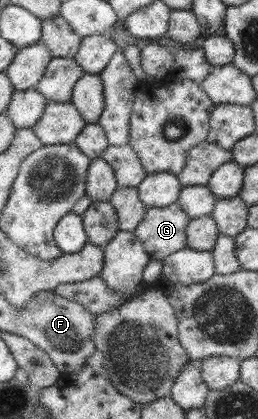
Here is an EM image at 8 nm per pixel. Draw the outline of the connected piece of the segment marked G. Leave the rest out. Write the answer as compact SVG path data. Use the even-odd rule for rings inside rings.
M178 202L168 207L150 207L135 233L143 241L144 247L151 253L151 259L163 261L169 255L187 247L187 227L191 220L192 217L183 210Z

